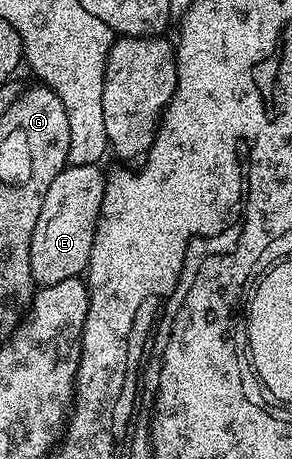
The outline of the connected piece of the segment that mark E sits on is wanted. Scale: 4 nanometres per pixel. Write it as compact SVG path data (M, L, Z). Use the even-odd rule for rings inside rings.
M66 165L65 169L59 172L59 176L55 176L55 180L51 180L51 188L47 188L47 192L41 199L39 220L35 224L31 236L31 260L29 263L31 264L31 276L38 287L59 284L59 280L75 278L86 273L105 191L106 175L101 174L101 169L100 165Z

